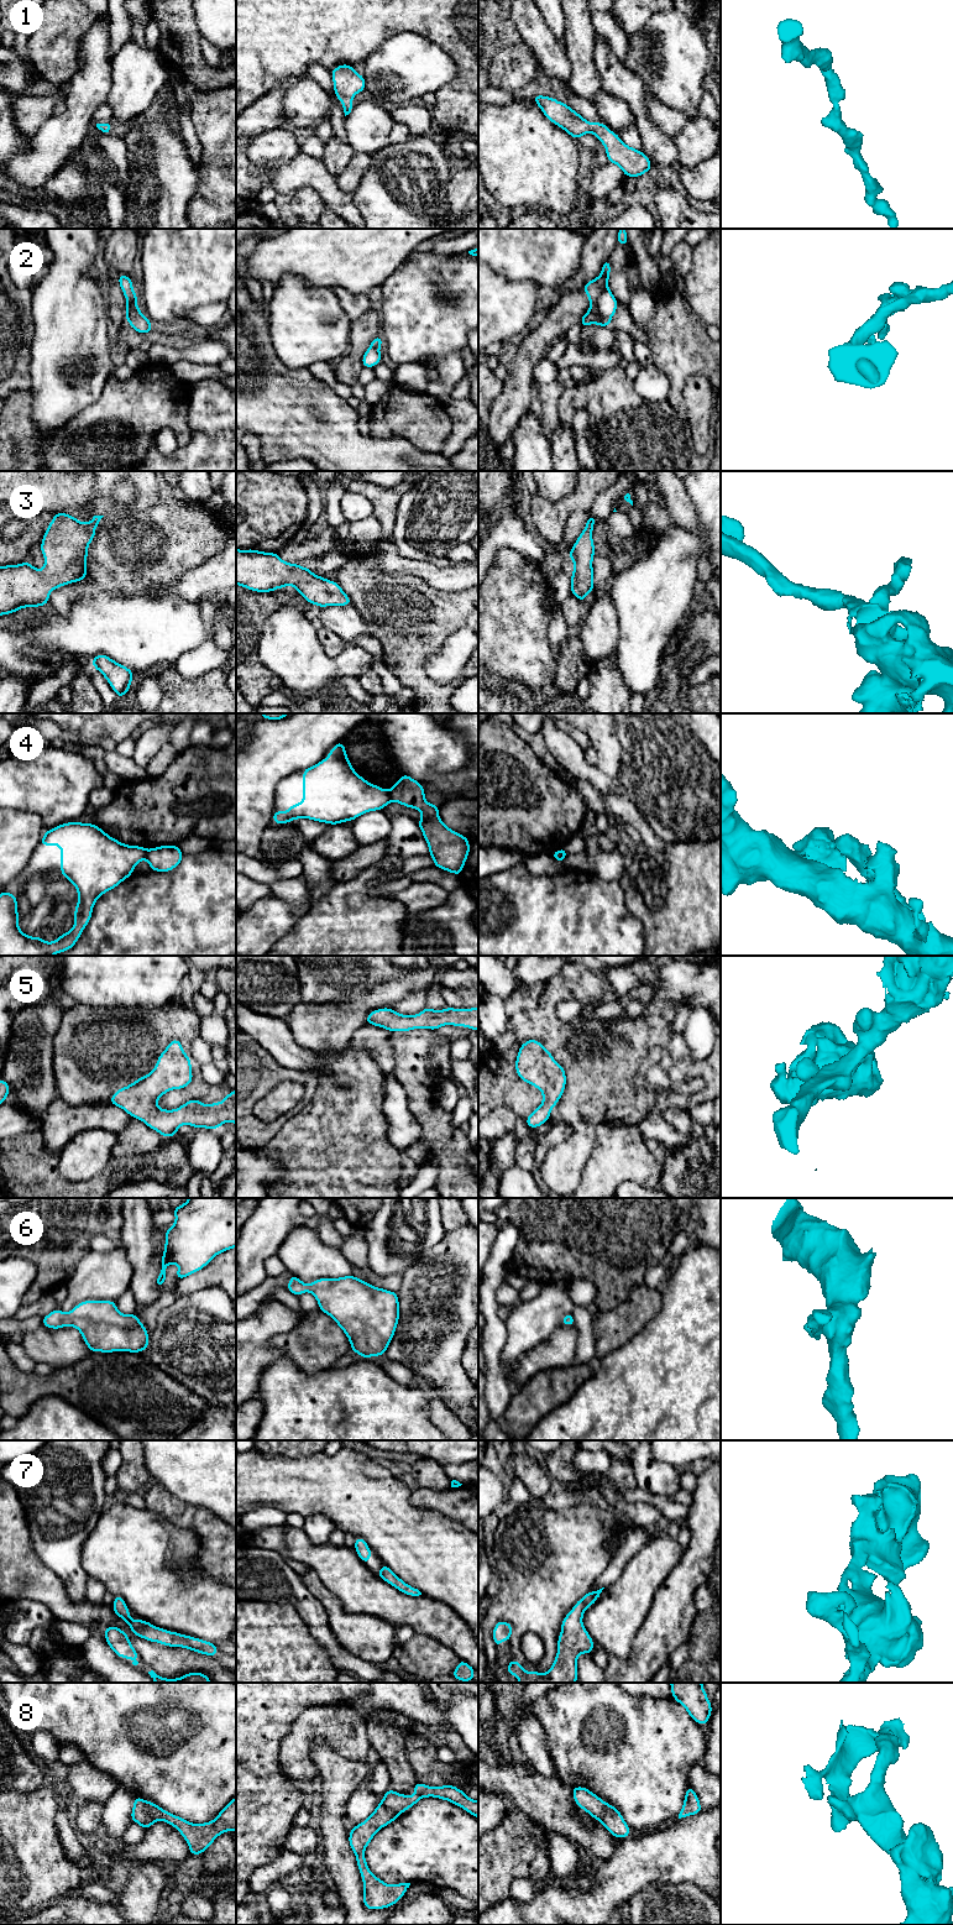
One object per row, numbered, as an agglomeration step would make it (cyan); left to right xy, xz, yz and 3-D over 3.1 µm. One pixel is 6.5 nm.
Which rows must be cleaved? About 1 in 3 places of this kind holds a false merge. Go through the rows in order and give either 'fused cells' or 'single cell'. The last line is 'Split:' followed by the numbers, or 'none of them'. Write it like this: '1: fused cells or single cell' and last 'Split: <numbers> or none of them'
1: single cell
2: fused cells
3: single cell
4: fused cells
5: single cell
6: single cell
7: single cell
8: fused cells
Split: 2, 4, 8

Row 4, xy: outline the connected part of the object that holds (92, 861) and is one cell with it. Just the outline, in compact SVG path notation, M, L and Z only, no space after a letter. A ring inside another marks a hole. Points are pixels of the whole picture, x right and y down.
M79 821L62 823L46 831L40 844L61 847L61 874L66 877L78 891L78 903L74 909L74 925L67 933L52 942L46 942L42 936L32 937L19 927L17 898L6 891L0 893L0 956L52 956L74 947L83 930L89 924L96 900L109 890L127 879L135 865L146 859L147 849L141 846L124 844L110 837L95 823Z

